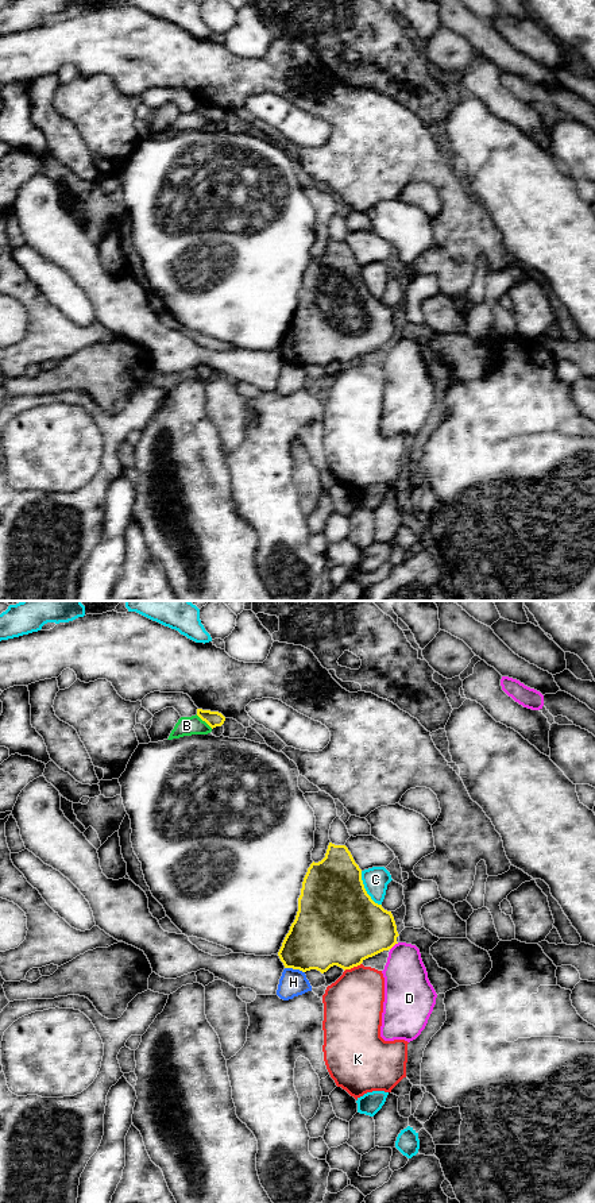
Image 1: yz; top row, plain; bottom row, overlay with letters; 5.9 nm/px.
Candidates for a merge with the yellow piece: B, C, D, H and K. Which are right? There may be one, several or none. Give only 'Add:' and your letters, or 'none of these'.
Add: none of these

